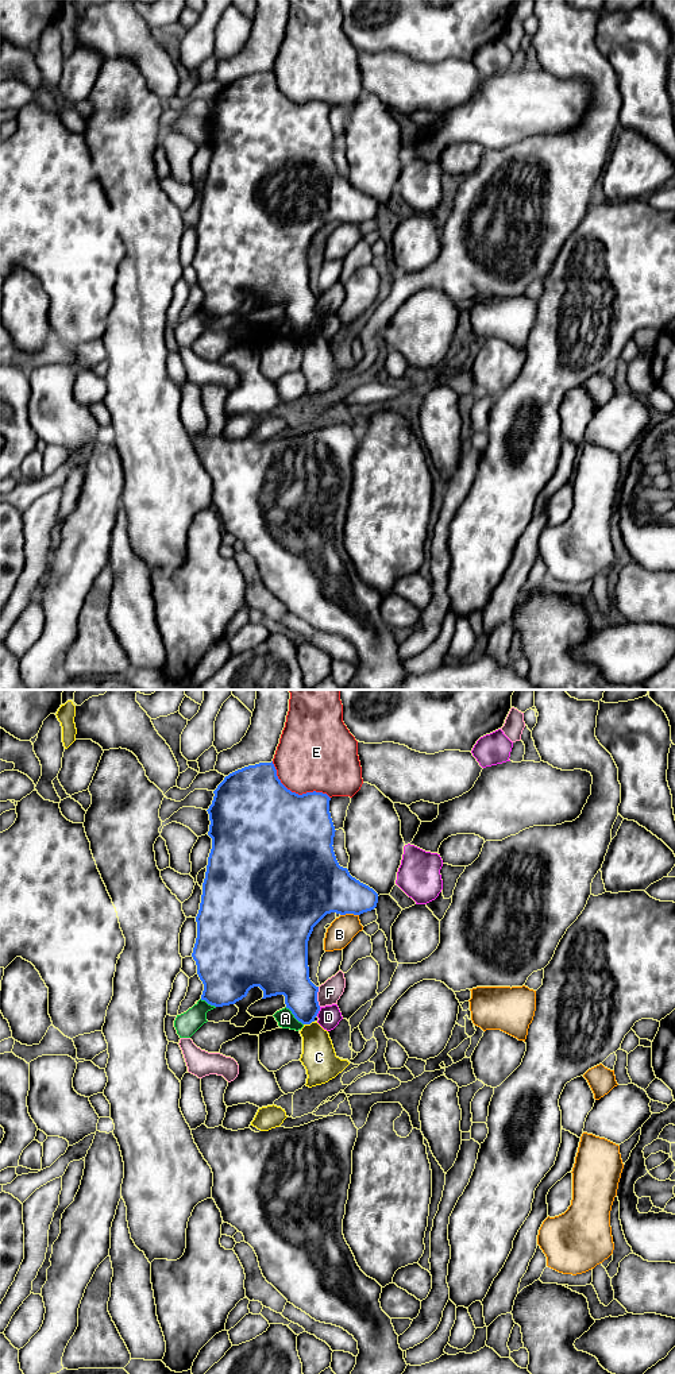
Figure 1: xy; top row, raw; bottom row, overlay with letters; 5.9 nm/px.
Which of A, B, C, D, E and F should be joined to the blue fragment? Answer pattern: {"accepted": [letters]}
{"accepted": []}

